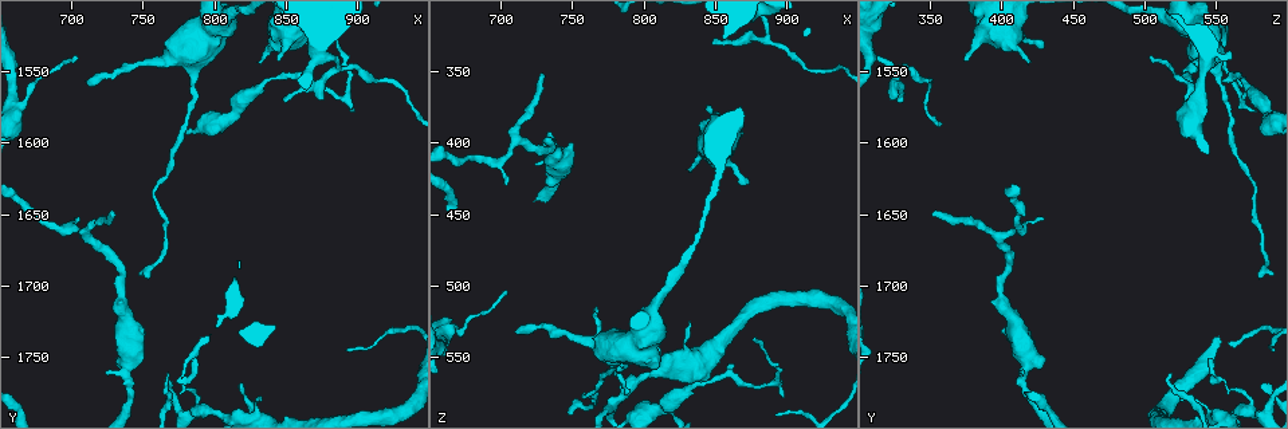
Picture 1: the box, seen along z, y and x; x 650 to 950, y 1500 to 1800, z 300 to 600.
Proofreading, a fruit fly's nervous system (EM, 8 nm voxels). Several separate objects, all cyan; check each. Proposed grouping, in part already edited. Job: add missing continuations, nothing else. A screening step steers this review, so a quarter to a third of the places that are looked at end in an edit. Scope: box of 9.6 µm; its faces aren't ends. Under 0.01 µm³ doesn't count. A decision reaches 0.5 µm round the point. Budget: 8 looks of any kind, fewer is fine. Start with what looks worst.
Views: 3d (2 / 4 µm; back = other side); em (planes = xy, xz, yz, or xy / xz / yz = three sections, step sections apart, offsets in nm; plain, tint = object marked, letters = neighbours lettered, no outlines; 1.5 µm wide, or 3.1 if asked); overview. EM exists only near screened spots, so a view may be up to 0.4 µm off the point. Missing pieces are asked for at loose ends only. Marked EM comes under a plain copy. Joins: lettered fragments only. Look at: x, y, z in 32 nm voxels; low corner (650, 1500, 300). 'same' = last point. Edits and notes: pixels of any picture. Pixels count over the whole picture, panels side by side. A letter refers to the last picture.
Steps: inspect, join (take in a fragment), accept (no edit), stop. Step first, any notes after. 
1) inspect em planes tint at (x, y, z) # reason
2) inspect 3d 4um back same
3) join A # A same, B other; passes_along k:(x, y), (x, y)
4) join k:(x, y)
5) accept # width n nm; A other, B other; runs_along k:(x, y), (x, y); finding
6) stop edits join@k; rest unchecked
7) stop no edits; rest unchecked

inspect 3d 2um at (832, 1544, 420) # thin end

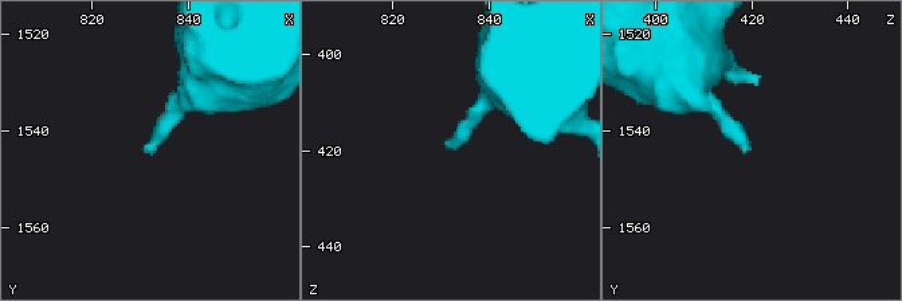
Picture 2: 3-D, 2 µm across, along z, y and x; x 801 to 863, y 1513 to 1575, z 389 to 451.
inspect em xz step 8 letters at (831, 1544, 419) # shape alone is not enough

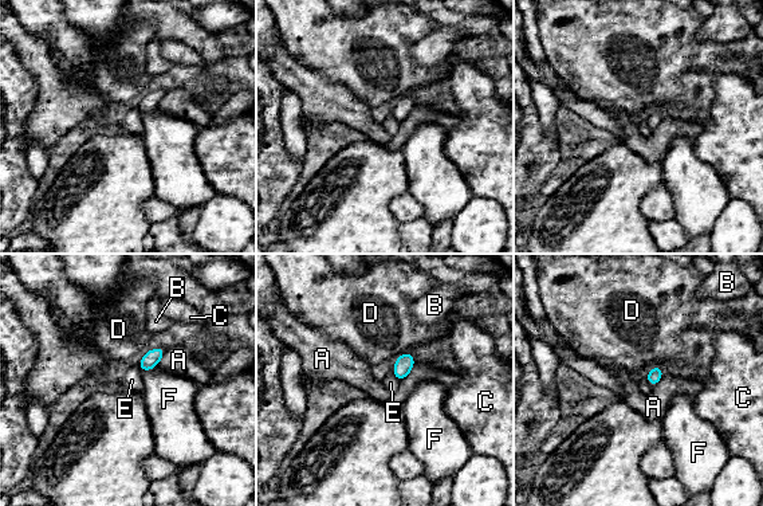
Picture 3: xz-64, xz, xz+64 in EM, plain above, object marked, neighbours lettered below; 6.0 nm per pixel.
inspect em planes letters same

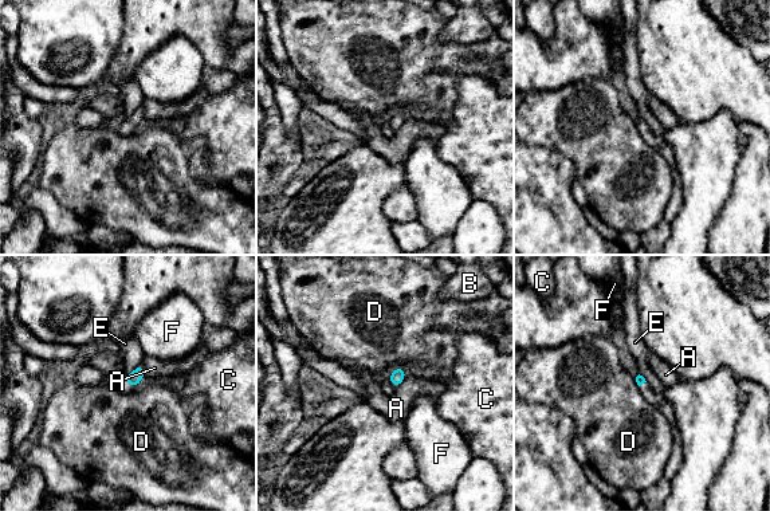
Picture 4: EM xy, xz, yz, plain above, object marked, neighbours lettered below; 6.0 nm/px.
accept # longest_contact E 130 nm; A other, B other, C other, D other, E other, F other; none of them fits

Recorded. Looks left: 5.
inspect em yz step 8 tint at (712, 1560, 532) # branch stops here

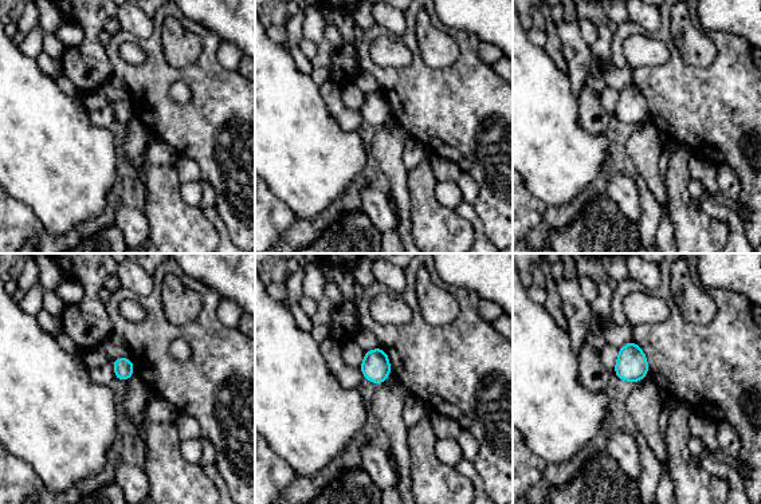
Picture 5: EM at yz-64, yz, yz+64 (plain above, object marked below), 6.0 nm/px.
inspect em planes letters same # another direction

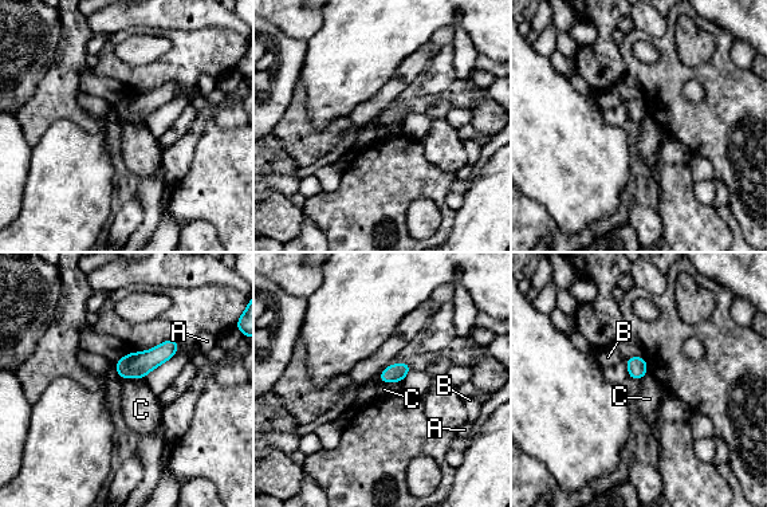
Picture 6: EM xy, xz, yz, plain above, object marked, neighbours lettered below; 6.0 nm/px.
accept # A other, B other, C other; border 6:(144, 377), (124, 377), (121, 380); no lettered fragment goes on from it

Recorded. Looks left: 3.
inspect 3d 4um at (702, 1652, 428) # an open end

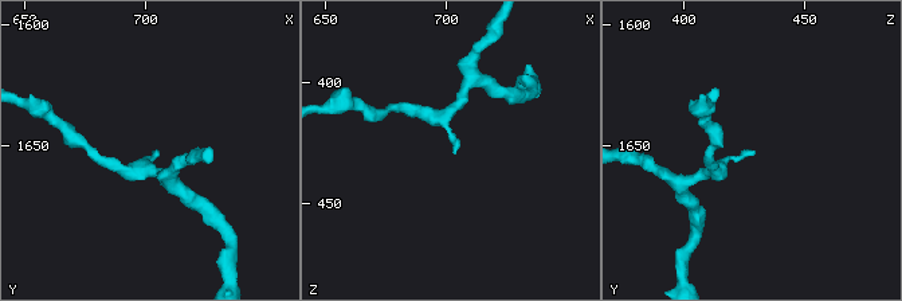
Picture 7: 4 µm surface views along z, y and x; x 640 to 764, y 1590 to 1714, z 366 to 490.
inspect em planes letters at (704, 1651, 428) # shape alone is not enough

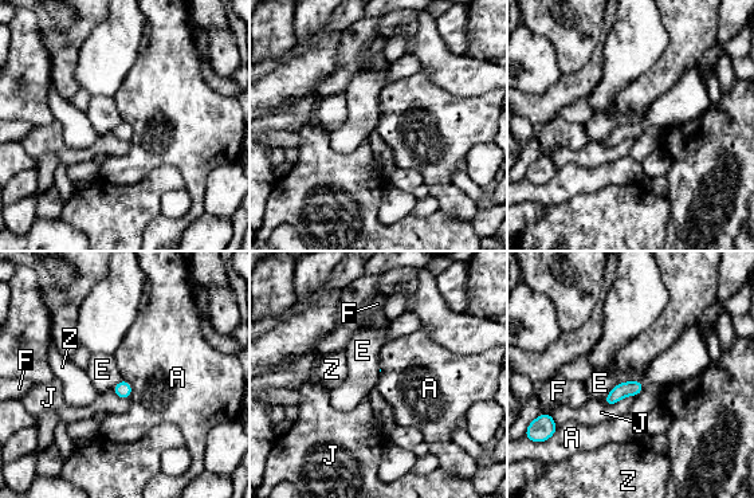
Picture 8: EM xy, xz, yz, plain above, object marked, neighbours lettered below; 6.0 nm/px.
accept # A other, E other, F other, J other, Z other; border 8:(122, 379), (130, 385), (129, 399); no lettered fragment goes on from it

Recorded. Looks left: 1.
stop no edits; rest unchecked

